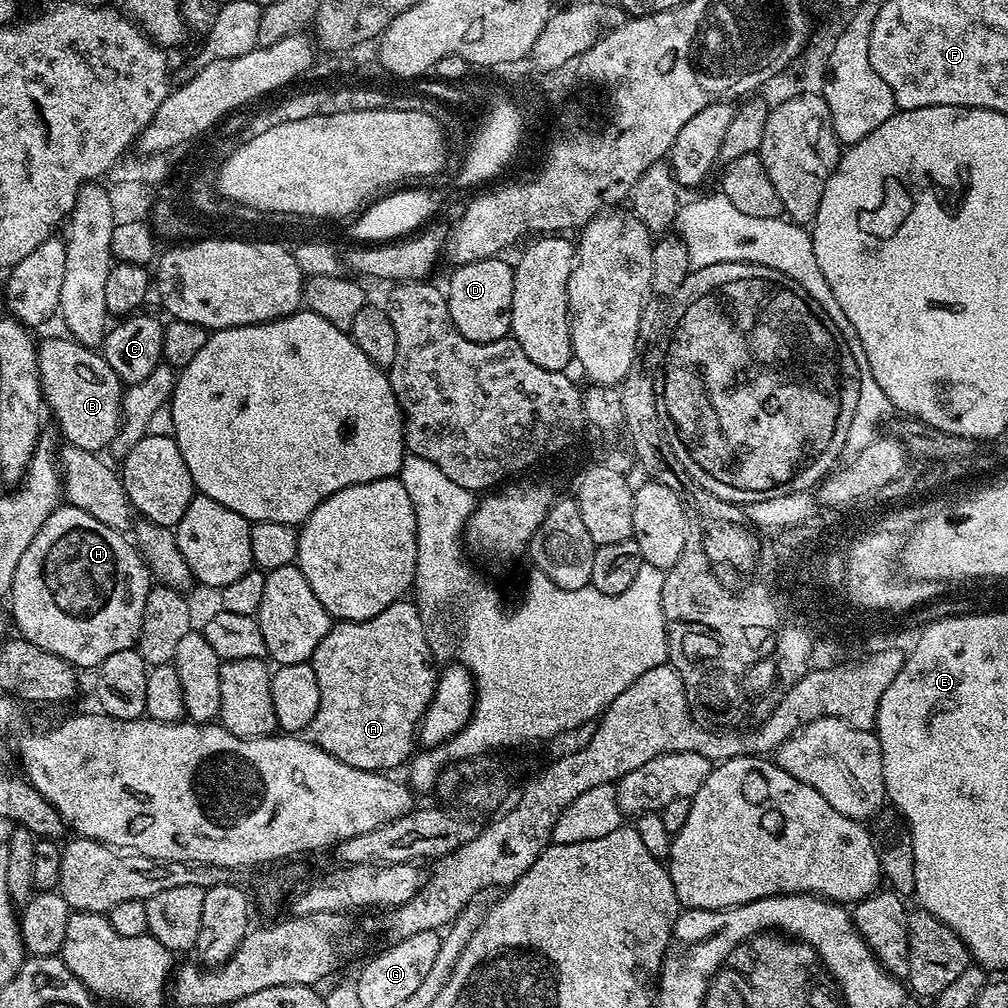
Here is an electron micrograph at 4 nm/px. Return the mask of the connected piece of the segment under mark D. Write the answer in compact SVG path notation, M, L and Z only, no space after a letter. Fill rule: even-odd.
M504 258L475 260L451 269L452 277L446 283L448 309L454 326L474 342L494 342L505 339L512 331L514 306L513 265Z

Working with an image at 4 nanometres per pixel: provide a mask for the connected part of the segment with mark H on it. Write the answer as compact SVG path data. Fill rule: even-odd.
M71 506L55 508L50 518L42 522L38 534L34 534L30 546L26 546L18 570L14 570L10 616L14 628L20 631L17 633L34 646L58 654L58 658L77 670L94 670L110 654L133 647L140 639L142 610L146 610L146 594L154 586L154 576L137 545L126 537L123 531L106 526L86 510Z

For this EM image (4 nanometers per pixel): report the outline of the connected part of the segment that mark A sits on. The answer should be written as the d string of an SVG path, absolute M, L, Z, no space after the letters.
M408 598L396 600L390 606L386 606L386 610L382 610L382 614L374 614L374 618L333 623L326 638L322 638L322 642L318 642L318 650L314 650L310 663L314 674L318 677L318 714L314 714L310 725L312 743L317 744L322 750L326 750L326 754L334 754L334 758L338 758L338 762L346 762L346 766L358 766L358 770L387 773L389 770L396 770L392 768L398 767L399 764L400 767L407 765L414 752L412 743L415 745L418 740L420 720L424 716L424 711L428 709L428 703L432 701L438 675L432 647L428 644L428 631L424 629L424 623L415 603Z

